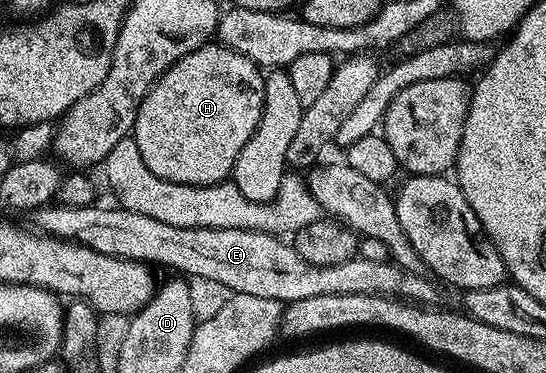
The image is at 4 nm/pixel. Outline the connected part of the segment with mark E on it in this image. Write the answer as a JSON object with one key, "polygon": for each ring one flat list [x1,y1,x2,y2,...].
{"polygon":[[49,204,35,210,33,217,36,222,34,225,46,235,74,240,109,256,140,260,142,263,151,263,155,266,167,264,171,268,178,268,181,271,178,273,188,274,193,278,201,276,203,279,225,282,235,293,255,294,259,298,275,298,282,302,315,298,315,294,351,294,352,292,379,292,394,298,404,298,406,301,416,302,422,306,432,305,436,301,433,299,437,296,437,288,428,280,430,279,428,275,420,276,419,273,413,272,414,270,406,270,393,262,388,264,385,260,354,258,339,262,338,265,309,264,306,257,298,252,292,243,284,244,286,241,280,235,257,232,255,229,180,228,120,206,109,208,101,204,81,207]]}

